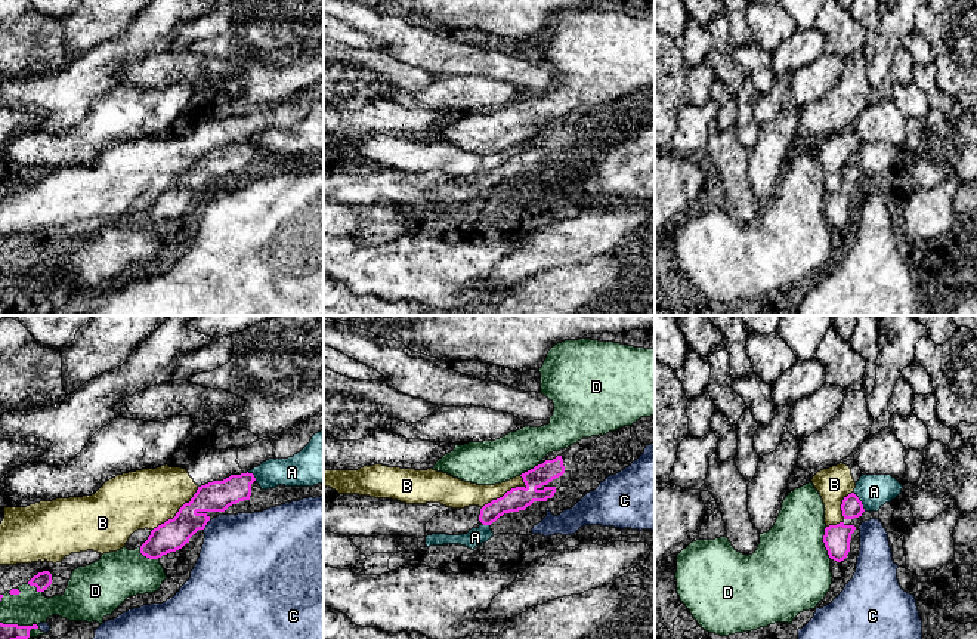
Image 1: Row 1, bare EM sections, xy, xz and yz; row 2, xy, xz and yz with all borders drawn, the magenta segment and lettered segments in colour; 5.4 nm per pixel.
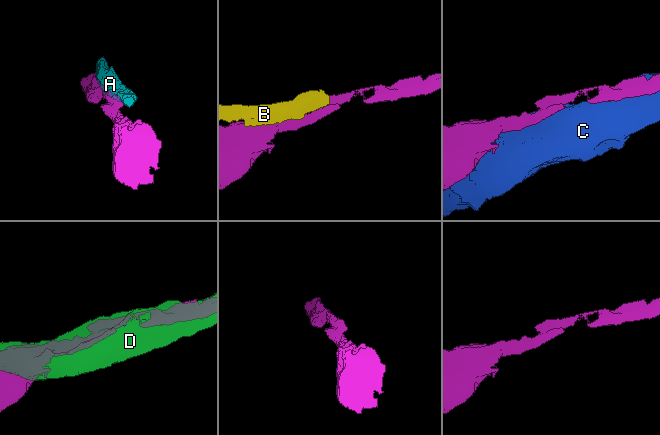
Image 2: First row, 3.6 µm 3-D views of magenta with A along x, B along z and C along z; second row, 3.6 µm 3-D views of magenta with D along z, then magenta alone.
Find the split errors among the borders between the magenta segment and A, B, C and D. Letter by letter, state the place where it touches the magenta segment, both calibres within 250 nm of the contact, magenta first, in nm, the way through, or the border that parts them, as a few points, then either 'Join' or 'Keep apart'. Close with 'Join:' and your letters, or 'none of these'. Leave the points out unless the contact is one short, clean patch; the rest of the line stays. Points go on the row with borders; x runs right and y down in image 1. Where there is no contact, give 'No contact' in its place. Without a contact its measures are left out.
A: Touches magenta at yz (860, 502). Thickness 120 nm (magenta) against 180 nm. Keep apart
B: Touches magenta at xz (507, 491). Thickness 130 nm (magenta) against 150 nm. Boundary: xz (523, 478), (522, 485), (512, 487), (482, 508). Keep apart
C: Touches magenta at xy (204, 527). Thickness 170 nm (magenta) against 440 nm. Keep apart
D: Touches magenta at yz (824, 542). Thickness 140 nm (magenta) against 440 nm. Keep apart
Join: none of these

